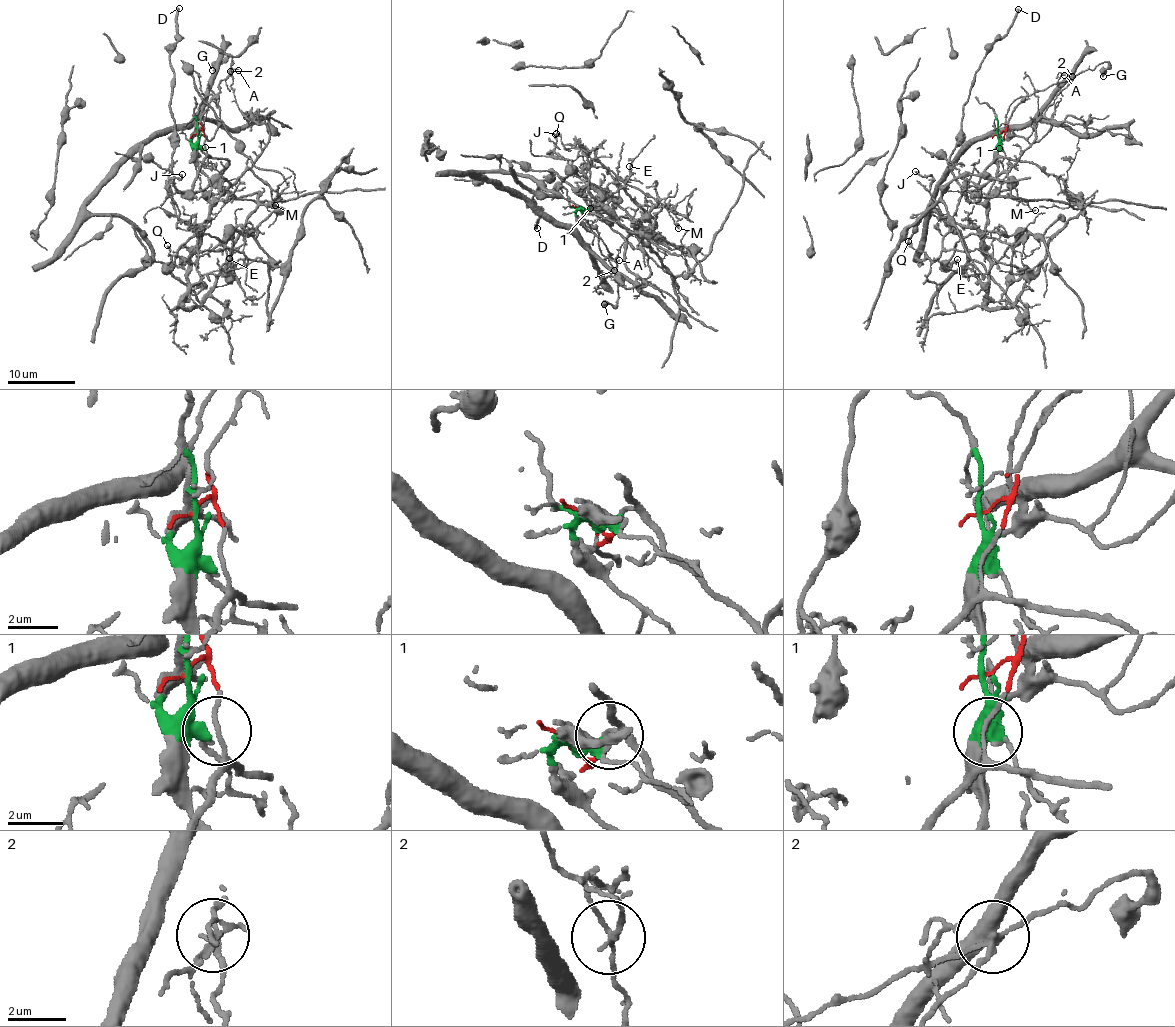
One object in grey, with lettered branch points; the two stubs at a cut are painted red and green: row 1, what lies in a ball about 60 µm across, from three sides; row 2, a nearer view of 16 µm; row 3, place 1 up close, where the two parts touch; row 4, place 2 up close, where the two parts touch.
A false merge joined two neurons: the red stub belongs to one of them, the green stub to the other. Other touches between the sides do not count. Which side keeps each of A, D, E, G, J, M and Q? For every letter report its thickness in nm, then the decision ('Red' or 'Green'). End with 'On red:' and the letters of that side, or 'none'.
A: Thickness 90 nm. Red
D: Thickness 280 nm. Red
E: Thickness 170 nm. Green
G: Thickness 320 nm. Red
J: Thickness 190 nm. Green
M: Thickness 100 nm. Green
Q: Thickness 200 nm. Green
On red: A, D, G

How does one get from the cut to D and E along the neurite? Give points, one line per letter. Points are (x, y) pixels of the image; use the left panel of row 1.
D: (196, 134), (203, 132), (207, 157), (191, 188), (179, 192), (172, 166), (170, 105), (179, 8)
E: (198, 134), (196, 166), (209, 183), (209, 221), (190, 258), (191, 289), (206, 274), (230, 270), (228, 258)

